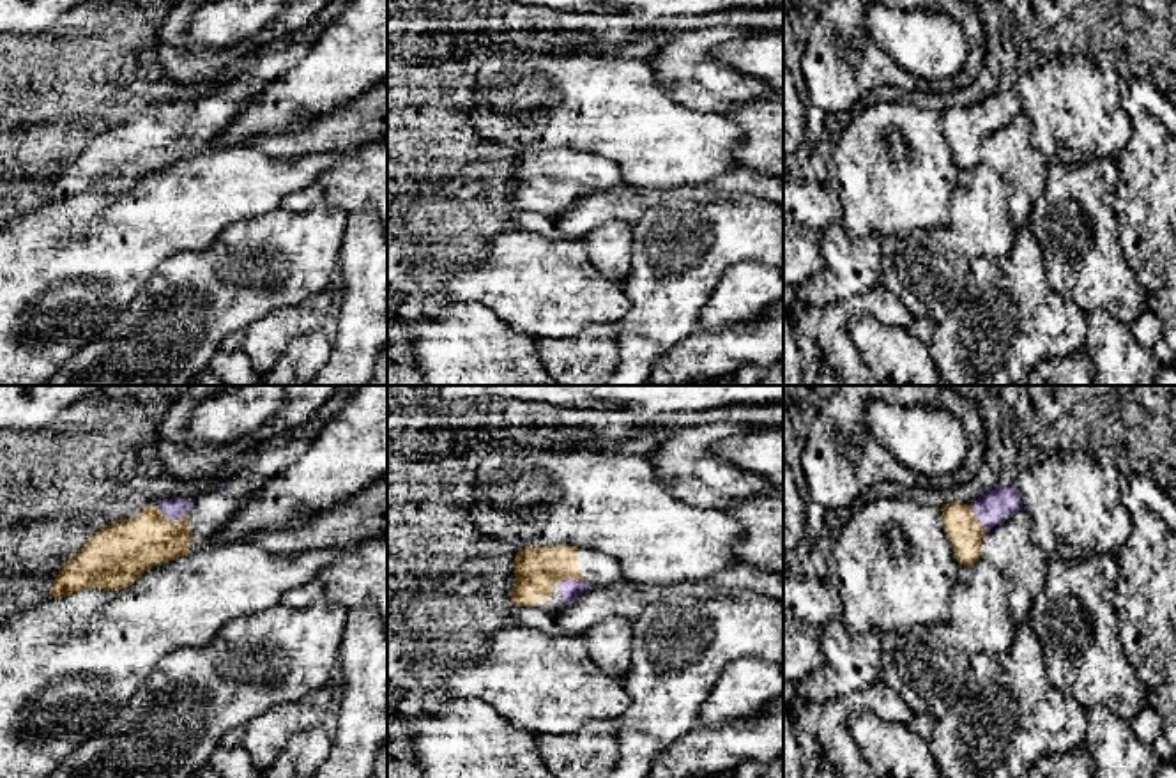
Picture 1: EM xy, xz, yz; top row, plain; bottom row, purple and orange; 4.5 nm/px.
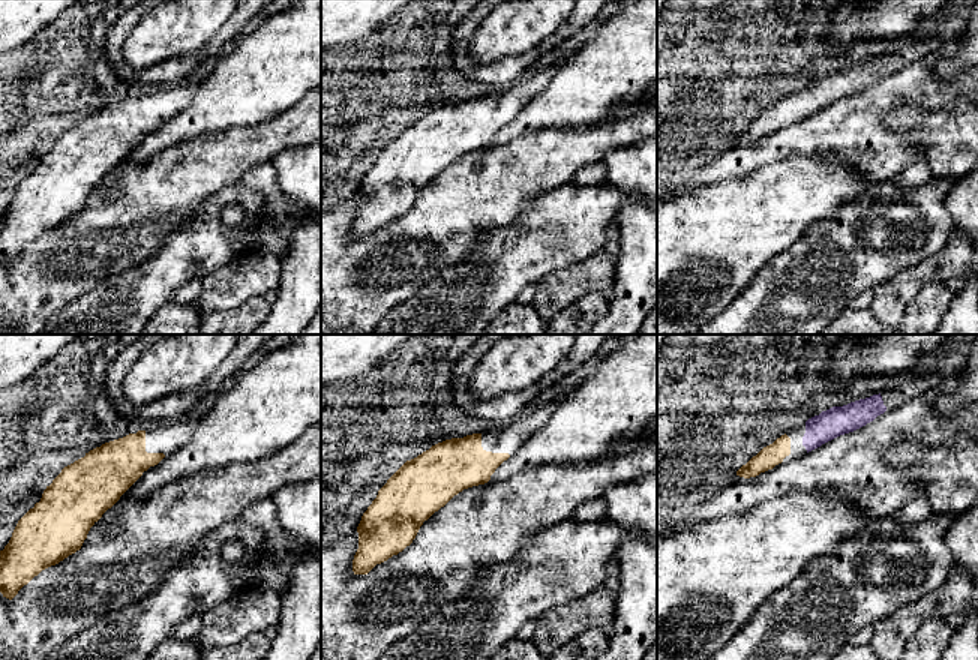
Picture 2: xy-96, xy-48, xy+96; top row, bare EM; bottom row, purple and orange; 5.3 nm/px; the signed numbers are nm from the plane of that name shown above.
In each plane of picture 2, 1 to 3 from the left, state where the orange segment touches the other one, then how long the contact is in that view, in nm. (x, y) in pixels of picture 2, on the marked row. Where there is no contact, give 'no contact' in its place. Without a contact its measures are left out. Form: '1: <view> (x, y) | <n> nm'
1: no contact
2: no contact
3: no contact

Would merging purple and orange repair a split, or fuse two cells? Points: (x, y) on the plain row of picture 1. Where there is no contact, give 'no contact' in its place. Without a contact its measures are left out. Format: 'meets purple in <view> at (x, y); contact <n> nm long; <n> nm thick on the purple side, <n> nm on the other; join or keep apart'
meets purple in xy at (172, 122); contact 140 nm long; 100 nm thick on the purple side, 260 nm on the other; join

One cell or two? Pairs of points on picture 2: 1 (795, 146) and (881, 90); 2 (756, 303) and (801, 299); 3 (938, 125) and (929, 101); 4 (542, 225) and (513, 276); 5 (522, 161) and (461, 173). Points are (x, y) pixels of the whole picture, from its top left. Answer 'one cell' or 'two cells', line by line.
1: one cell
2: one cell
3: two cells
4: one cell
5: one cell

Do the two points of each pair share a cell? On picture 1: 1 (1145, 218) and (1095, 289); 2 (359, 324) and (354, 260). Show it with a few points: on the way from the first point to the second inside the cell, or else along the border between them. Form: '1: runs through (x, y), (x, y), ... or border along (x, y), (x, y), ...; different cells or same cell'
1: border along (1113, 209), (1118, 220), (1120, 248), (1141, 287); different cells
2: runs through (359, 308), (358, 276); same cell

